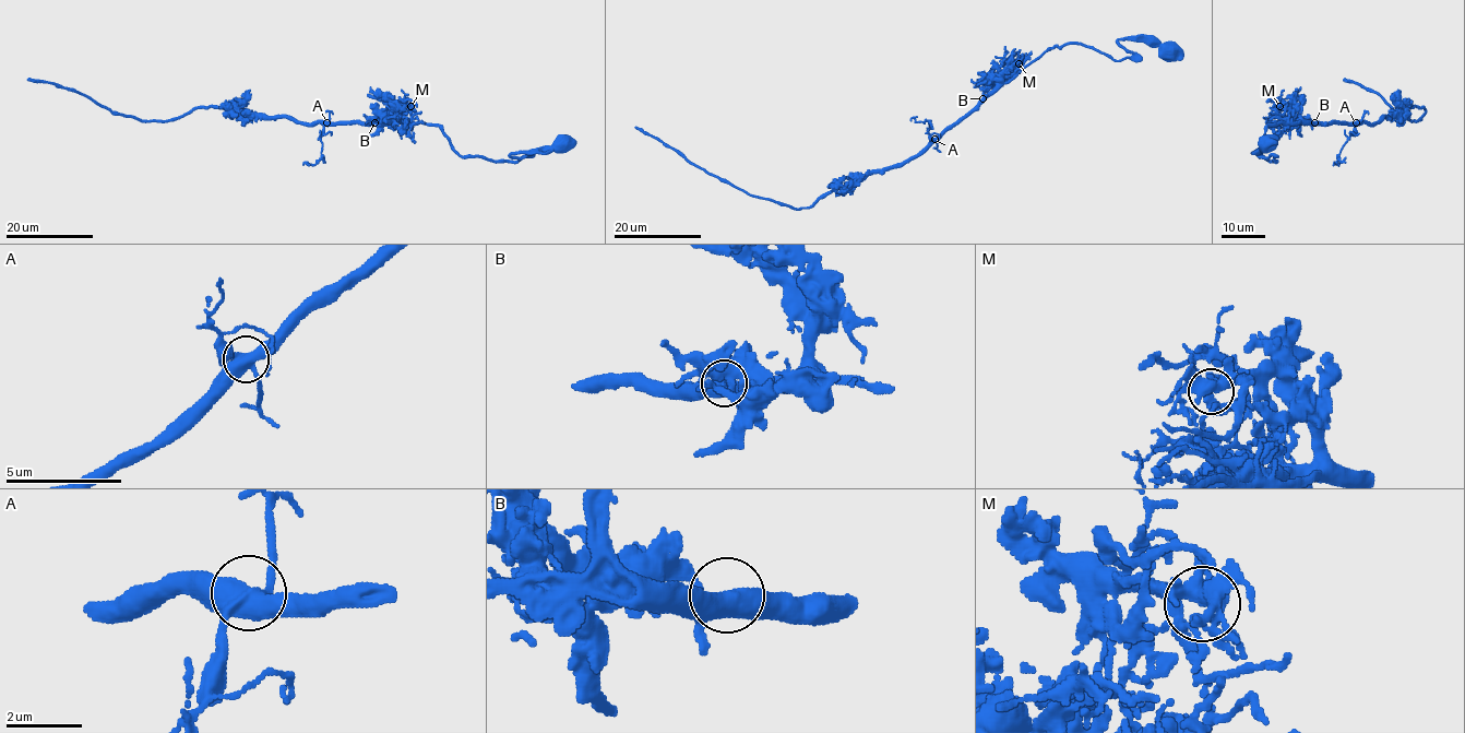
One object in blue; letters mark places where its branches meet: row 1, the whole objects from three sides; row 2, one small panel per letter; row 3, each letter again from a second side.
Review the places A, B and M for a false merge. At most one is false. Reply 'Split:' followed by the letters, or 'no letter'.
Split: A

